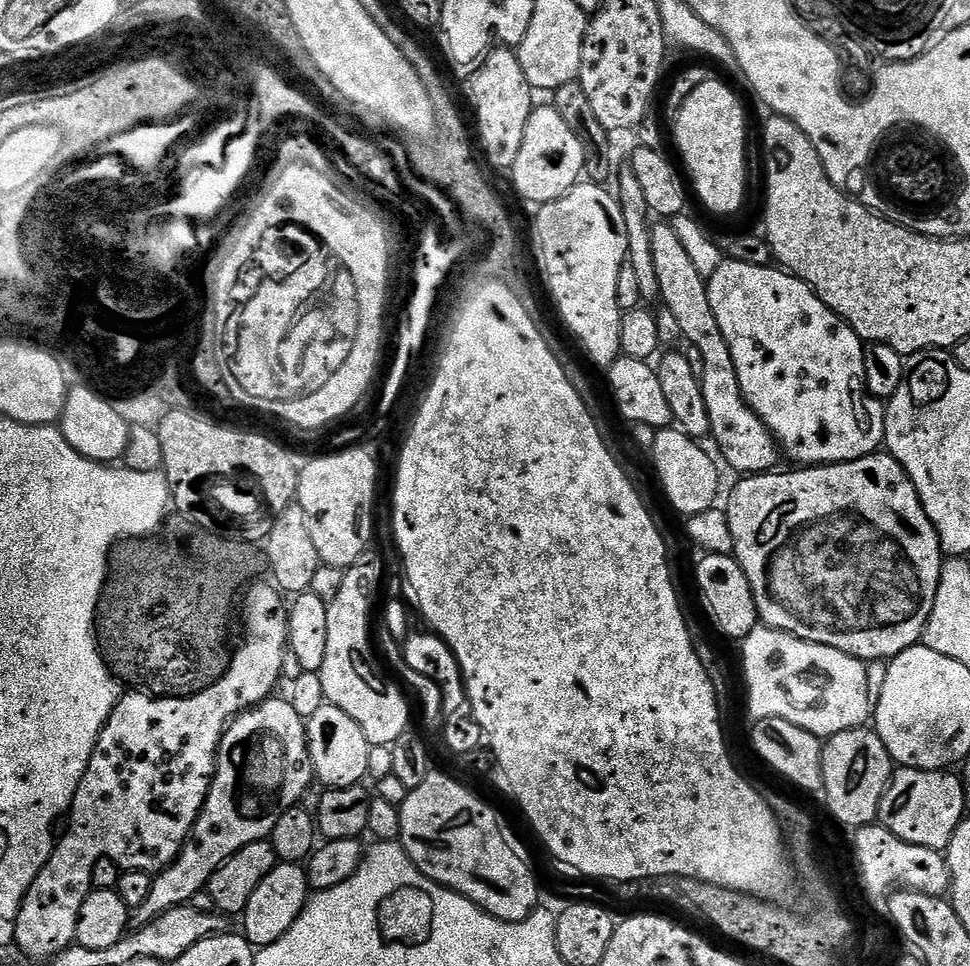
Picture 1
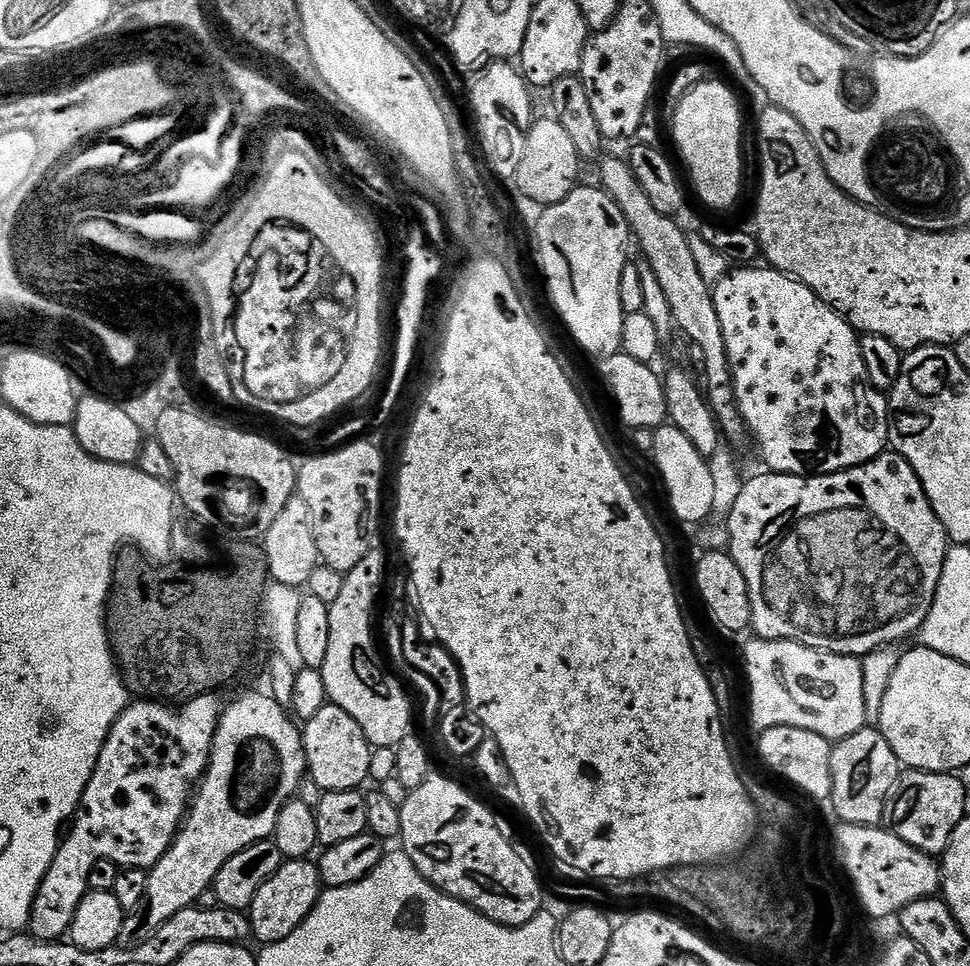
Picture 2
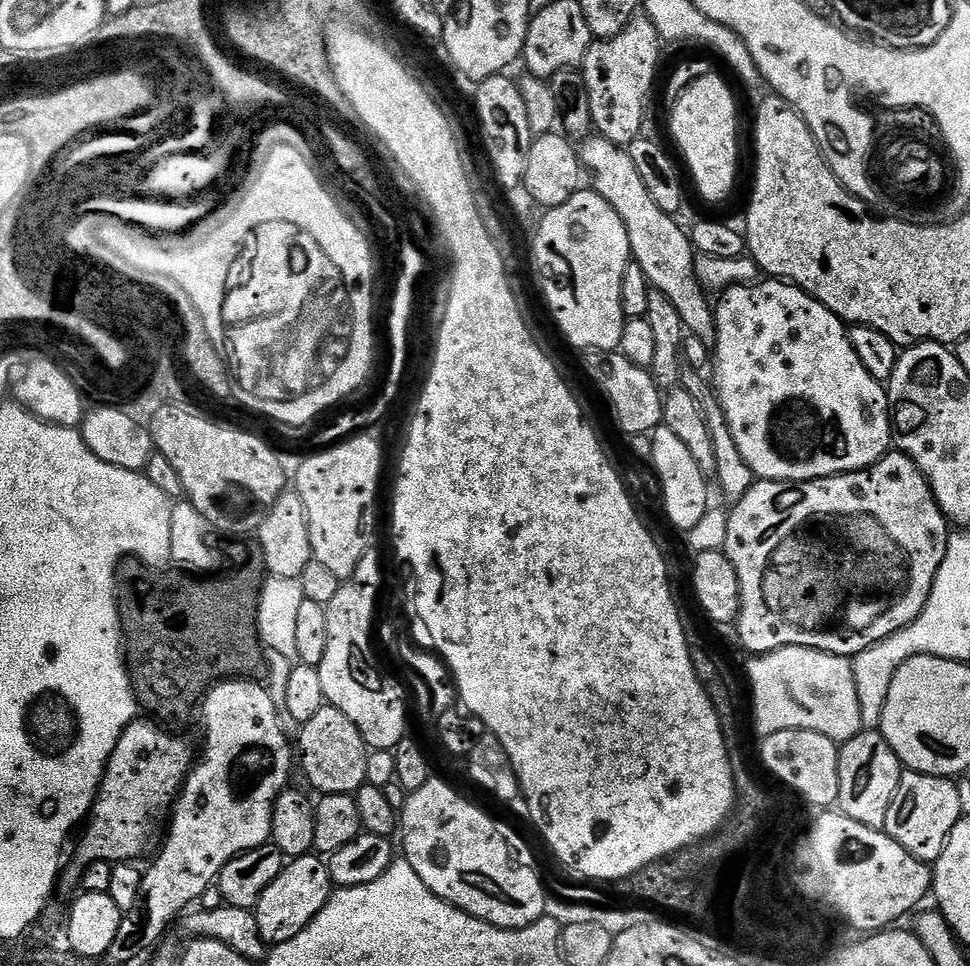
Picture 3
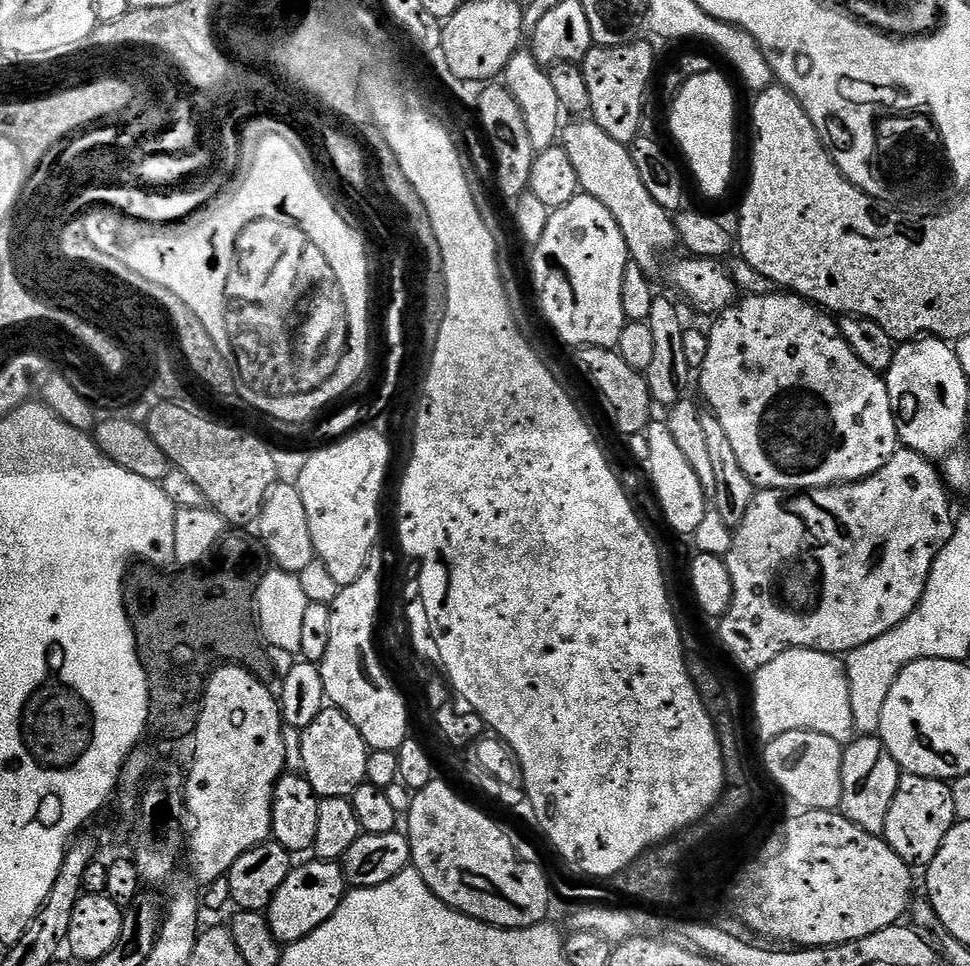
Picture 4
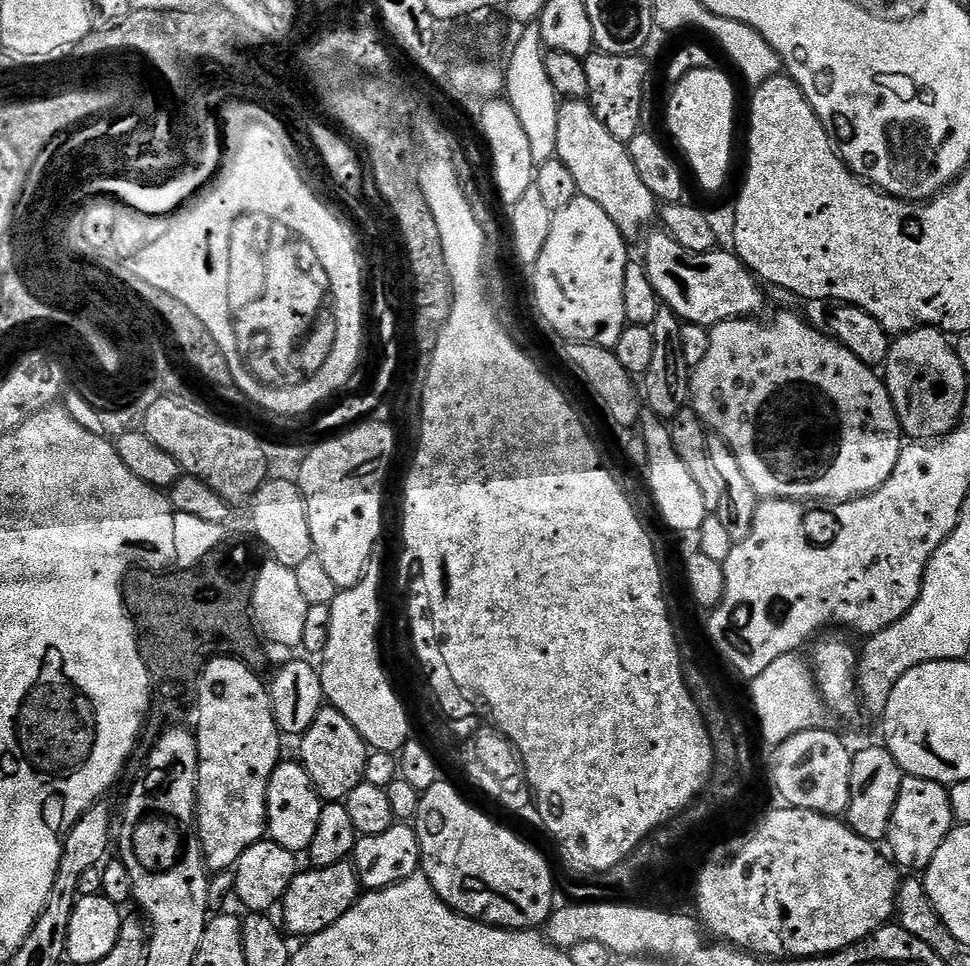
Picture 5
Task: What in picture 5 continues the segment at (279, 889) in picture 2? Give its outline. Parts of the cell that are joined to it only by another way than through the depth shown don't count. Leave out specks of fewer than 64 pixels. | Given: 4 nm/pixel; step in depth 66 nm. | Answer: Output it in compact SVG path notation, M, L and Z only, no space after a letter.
M345 862L325 868L309 867L307 871L297 871L296 877L290 882L282 901L282 909L284 908L283 927L293 937L296 935L300 936L299 938L313 936L330 926L334 926L334 922L338 922L338 918L342 918L342 914L346 914L346 910L355 906L362 895L360 880L351 863Z

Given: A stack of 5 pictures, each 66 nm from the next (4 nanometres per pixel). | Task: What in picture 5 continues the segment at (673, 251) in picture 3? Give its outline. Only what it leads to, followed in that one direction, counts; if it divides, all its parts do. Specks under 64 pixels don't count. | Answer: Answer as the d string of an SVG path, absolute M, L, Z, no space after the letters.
M564 100L559 109L555 159L560 160L566 170L570 170L579 195L590 198L590 202L598 202L598 206L610 214L625 241L639 241L640 228L647 229L647 224L657 219L658 201L638 175L634 161L630 159L627 143L614 138L614 134L610 134L610 130L598 122L598 114L594 114L587 100Z

